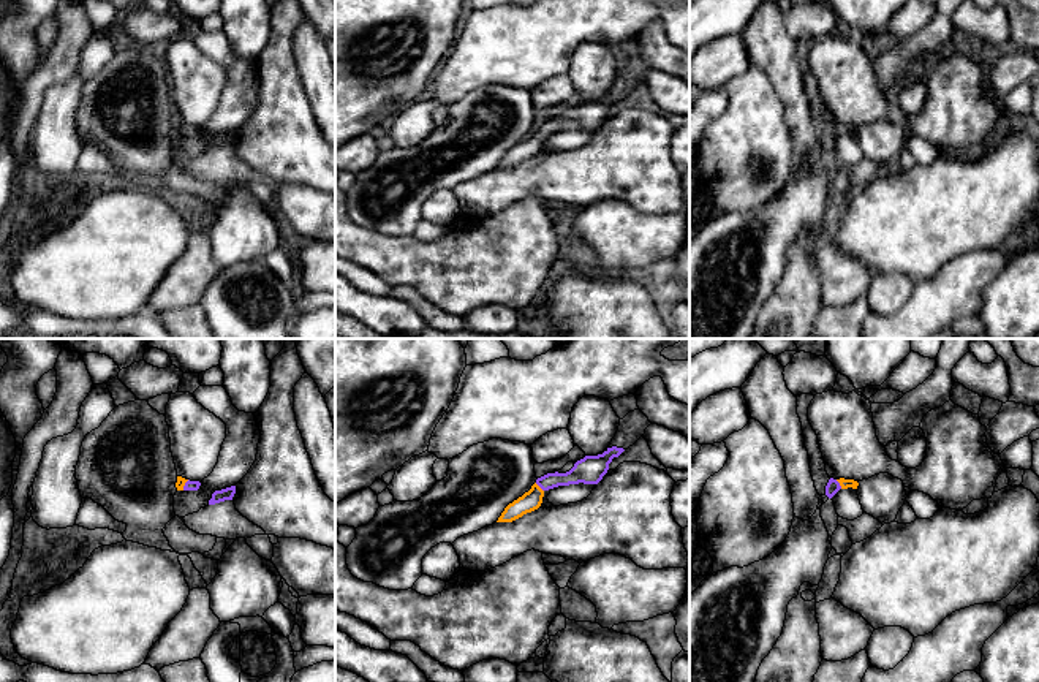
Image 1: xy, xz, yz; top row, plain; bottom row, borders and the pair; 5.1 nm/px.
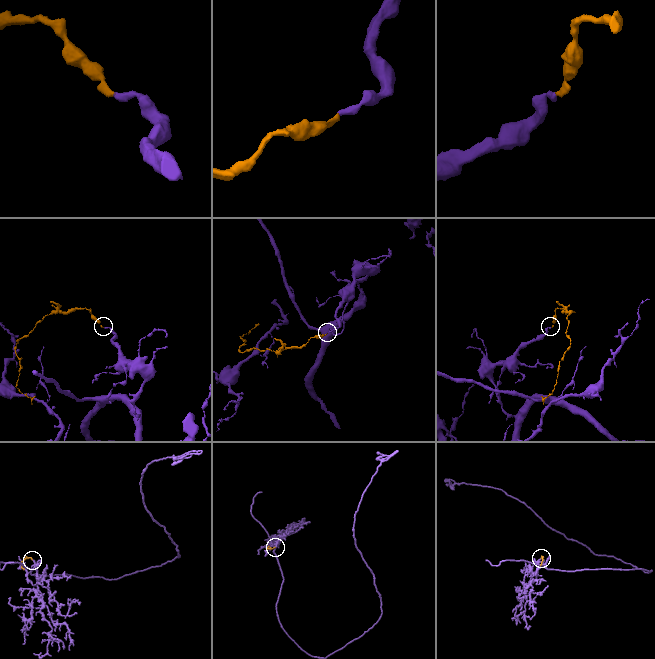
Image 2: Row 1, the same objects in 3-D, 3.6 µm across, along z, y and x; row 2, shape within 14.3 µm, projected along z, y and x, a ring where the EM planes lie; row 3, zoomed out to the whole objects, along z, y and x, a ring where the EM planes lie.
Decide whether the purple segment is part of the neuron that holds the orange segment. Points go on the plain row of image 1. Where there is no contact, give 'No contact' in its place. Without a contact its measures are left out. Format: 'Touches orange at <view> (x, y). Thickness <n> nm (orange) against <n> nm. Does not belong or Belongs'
Touches orange at yz (840, 130). Thickness 50 nm (orange) against 70 nm. Belongs

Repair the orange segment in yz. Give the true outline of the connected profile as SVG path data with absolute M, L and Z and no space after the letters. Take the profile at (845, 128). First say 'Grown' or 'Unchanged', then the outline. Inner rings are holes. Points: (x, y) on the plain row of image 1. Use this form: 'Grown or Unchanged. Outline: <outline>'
Grown. Outline: M830 123L826 131L826 141L829 144L832 144L840 135L848 135L848 133L857 135L857 131L859 131L859 128L854 125L844 125L844 123L833 125L833 123Z

